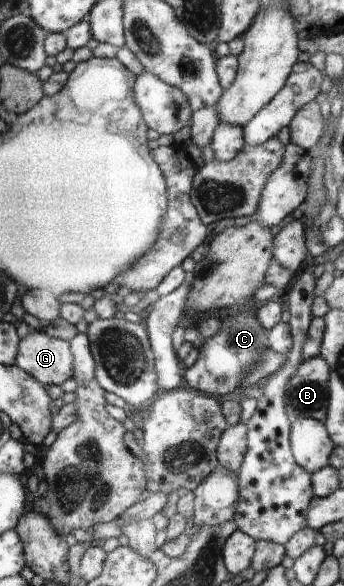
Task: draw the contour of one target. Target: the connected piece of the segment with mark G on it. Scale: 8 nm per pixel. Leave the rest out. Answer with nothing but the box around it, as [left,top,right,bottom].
[17,330,75,386]

